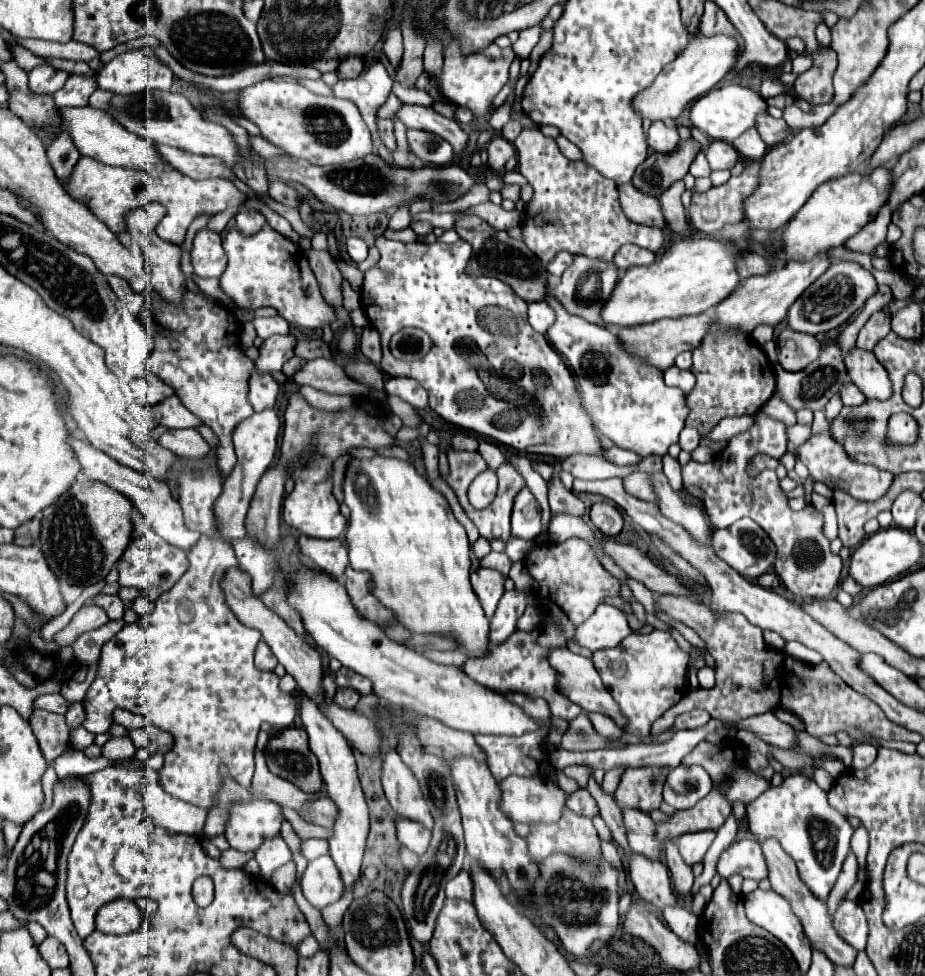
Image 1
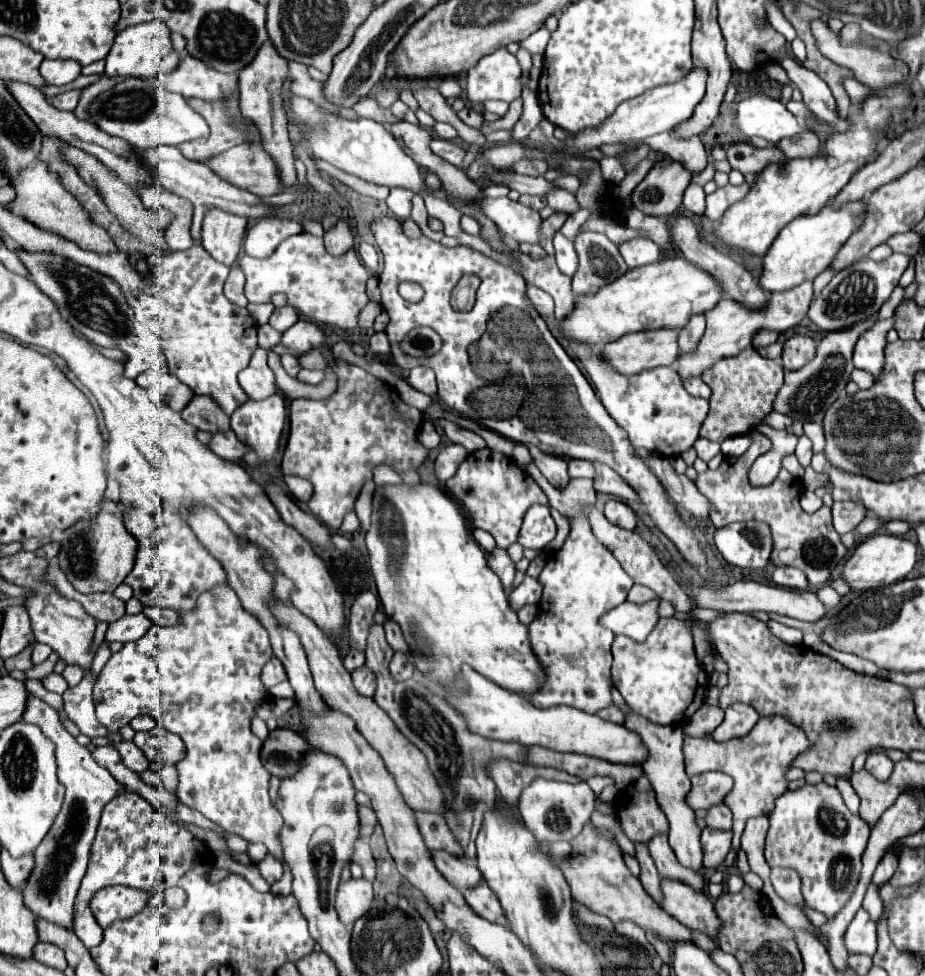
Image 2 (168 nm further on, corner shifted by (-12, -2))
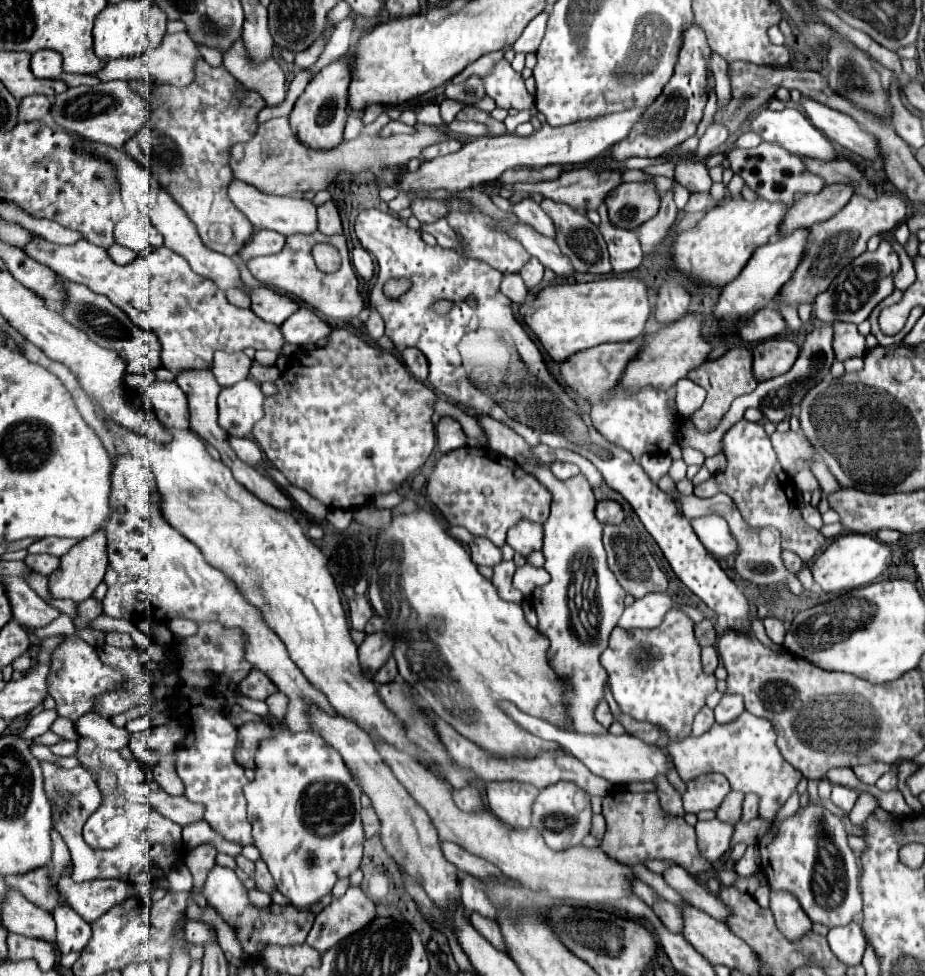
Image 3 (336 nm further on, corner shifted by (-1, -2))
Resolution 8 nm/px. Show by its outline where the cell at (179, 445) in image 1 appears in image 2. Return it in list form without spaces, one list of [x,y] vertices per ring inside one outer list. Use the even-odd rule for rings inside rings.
[[[226,431],[226,433],[216,433],[216,435],[212,435],[212,441],[208,443],[208,447],[210,447],[216,455],[220,455],[220,457],[224,457],[224,459],[228,459],[228,461],[242,461],[242,457],[244,457],[248,451],[252,451],[252,447],[248,447],[246,443],[242,443],[242,441],[236,437],[234,431]]]

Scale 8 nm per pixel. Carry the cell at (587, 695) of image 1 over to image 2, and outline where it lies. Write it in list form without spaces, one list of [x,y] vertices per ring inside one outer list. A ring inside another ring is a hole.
[[[630,713],[624,721],[624,725],[632,731],[636,731],[644,745],[648,747],[648,761],[644,763],[642,771],[650,779],[658,805],[668,817],[670,823],[670,847],[674,849],[680,865],[690,867],[690,869],[702,869],[702,849],[700,849],[700,827],[696,825],[696,815],[694,809],[686,803],[686,795],[690,793],[690,777],[684,771],[684,755],[682,755],[682,741],[684,741],[684,731],[680,725],[656,725],[636,713]]]

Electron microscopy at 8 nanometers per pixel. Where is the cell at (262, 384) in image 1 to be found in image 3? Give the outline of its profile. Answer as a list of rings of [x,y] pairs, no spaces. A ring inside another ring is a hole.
[[[217,351],[213,361],[213,375],[223,389],[233,387],[233,383],[239,383],[249,377],[251,363],[253,359],[249,359],[245,353],[227,355],[223,351]]]

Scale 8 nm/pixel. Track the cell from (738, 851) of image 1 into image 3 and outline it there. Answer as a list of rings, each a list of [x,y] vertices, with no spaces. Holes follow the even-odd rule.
[[[761,877],[759,883],[769,889],[769,895],[771,895],[769,909],[773,911],[777,927],[781,929],[781,933],[787,939],[799,939],[801,935],[811,931],[813,923],[807,919],[805,911],[801,909],[801,905],[795,899],[795,895],[789,895],[789,891],[773,891],[773,887],[767,883],[765,877]]]

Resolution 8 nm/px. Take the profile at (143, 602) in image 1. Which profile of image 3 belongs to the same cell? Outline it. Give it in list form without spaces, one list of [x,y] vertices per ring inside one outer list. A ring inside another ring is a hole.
[[[173,619],[173,621],[167,623],[167,627],[169,627],[171,633],[181,635],[181,637],[193,635],[197,631],[197,623],[195,621],[187,621],[187,619]]]

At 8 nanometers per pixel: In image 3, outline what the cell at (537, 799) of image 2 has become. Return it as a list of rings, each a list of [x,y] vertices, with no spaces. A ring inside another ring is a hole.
[[[559,781],[539,791],[537,803],[533,803],[533,829],[537,829],[549,847],[555,851],[569,849],[581,843],[581,839],[591,831],[591,803],[589,793],[569,781]]]

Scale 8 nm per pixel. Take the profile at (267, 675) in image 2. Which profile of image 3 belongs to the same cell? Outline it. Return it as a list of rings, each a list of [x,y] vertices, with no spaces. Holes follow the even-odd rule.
[[[251,669],[251,673],[239,683],[239,689],[245,697],[259,699],[259,701],[265,701],[269,695],[277,691],[273,681],[269,681],[269,677],[265,677],[263,671],[257,671],[257,669]]]

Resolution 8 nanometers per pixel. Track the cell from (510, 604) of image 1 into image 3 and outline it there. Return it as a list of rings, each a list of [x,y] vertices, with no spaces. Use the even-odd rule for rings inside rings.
[[[523,565],[517,569],[517,573],[513,577],[513,587],[519,589],[523,595],[531,595],[535,587],[545,585],[547,581],[549,581],[549,573],[545,569]]]

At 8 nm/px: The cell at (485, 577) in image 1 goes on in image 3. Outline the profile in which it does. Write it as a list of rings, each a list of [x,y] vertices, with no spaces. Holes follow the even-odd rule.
[[[475,539],[471,543],[471,557],[473,557],[473,563],[475,565],[487,565],[487,567],[495,567],[497,563],[503,561],[501,557],[501,549],[495,547],[493,543],[489,543],[487,539]]]

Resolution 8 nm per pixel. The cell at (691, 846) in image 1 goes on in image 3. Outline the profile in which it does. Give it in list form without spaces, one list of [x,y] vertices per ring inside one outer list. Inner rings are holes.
[[[717,819],[699,821],[695,829],[699,851],[707,861],[717,861],[729,849],[729,841],[733,835],[733,827],[729,823]]]

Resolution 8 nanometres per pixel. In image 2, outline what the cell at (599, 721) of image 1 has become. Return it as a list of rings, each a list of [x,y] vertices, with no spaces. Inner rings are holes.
[[[616,705],[602,709],[598,715],[600,715],[602,719],[608,719],[608,721],[612,721],[612,723],[624,723],[624,713],[622,713],[622,711],[620,711]]]

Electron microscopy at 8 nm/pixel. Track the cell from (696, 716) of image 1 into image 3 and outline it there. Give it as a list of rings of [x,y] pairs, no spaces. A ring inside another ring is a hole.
[[[703,707],[703,709],[695,715],[695,721],[693,721],[693,727],[691,727],[691,735],[693,735],[693,737],[703,735],[705,731],[709,731],[709,727],[713,727],[713,723],[715,723],[715,719],[713,719],[713,709]]]

